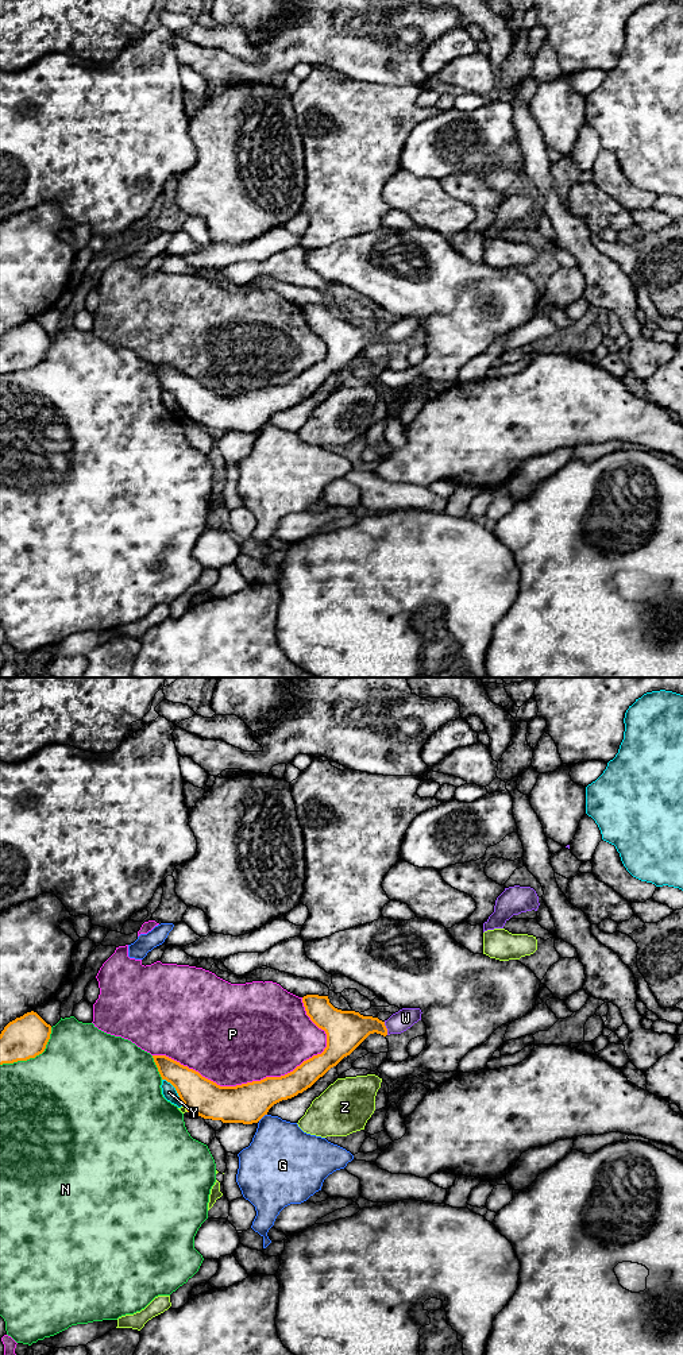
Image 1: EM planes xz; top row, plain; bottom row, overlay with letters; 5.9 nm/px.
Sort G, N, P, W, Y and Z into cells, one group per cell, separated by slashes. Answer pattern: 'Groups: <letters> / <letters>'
Groups: G / N / P / W / Y / Z

